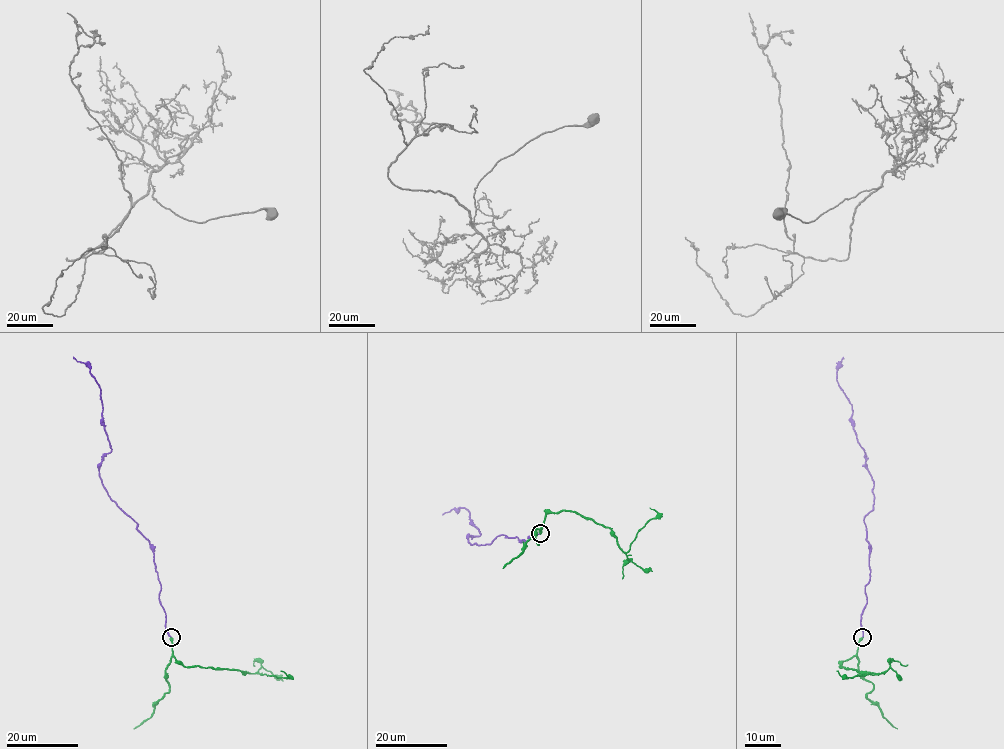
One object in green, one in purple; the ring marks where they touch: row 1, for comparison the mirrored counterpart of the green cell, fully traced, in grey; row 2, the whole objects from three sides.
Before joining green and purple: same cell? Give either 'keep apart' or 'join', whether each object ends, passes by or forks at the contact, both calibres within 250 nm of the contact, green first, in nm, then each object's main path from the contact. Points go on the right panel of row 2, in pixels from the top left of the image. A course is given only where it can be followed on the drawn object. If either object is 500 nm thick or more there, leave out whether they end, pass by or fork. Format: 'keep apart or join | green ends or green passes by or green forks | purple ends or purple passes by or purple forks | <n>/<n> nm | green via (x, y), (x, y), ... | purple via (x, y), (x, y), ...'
join | 500/240 nm | green via (862, 637), (857, 653), (840, 666), (881, 673), (843, 677), (836, 671) | purple via (862, 637), (870, 576), (863, 519), (873, 508), (873, 482), (852, 404), (836, 380), (843, 356)

